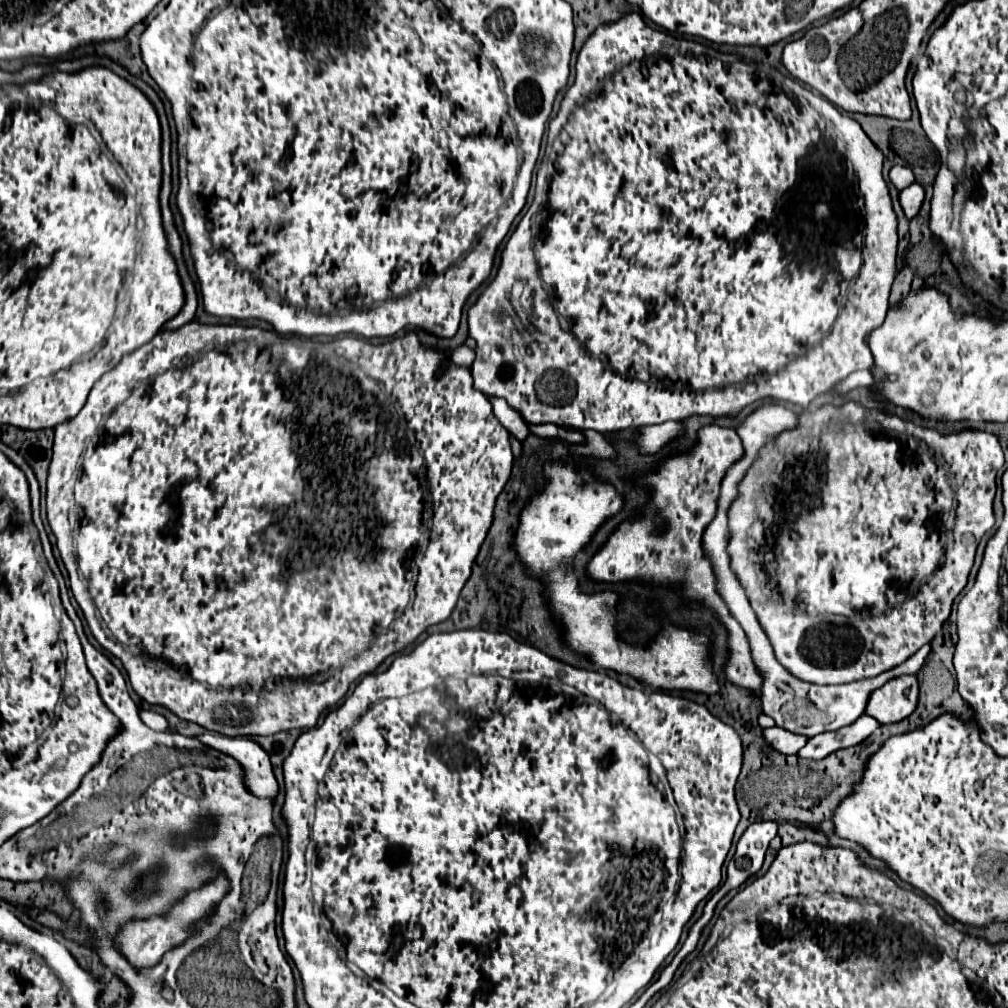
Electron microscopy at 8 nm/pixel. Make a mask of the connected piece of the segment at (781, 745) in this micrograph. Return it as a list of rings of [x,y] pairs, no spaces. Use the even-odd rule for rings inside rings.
[[[779,726],[765,728],[765,730],[763,730],[763,738],[765,738],[777,752],[781,752],[781,754],[797,754],[797,752],[805,746],[805,742],[807,742],[807,738],[801,738],[801,736],[797,736],[797,734],[785,732],[785,730],[781,730]]]

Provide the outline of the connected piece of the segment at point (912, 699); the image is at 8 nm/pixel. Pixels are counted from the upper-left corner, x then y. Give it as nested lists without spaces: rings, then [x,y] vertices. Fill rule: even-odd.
[[[899,676],[885,686],[871,692],[865,714],[873,716],[879,724],[893,724],[907,718],[917,706],[917,678]]]

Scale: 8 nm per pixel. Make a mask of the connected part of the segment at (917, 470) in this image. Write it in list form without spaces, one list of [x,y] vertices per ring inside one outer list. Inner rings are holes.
[[[853,400],[841,406],[825,404],[817,408],[817,412],[809,412],[809,410],[801,412],[797,416],[795,428],[781,432],[775,440],[770,440],[760,450],[757,460],[747,470],[745,478],[738,486],[737,499],[728,510],[730,538],[727,554],[731,558],[731,568],[737,574],[745,592],[749,594],[751,608],[757,614],[757,620],[773,646],[777,662],[791,676],[799,680],[805,680],[811,684],[843,684],[843,682],[879,676],[881,672],[891,670],[899,666],[901,662],[905,662],[923,644],[929,644],[933,636],[941,630],[943,622],[949,618],[953,600],[967,586],[979,540],[995,524],[995,516],[993,516],[993,496],[997,488],[995,476],[1001,466],[1003,466],[1001,444],[995,434],[989,434],[983,430],[965,428],[955,434],[941,434],[935,428],[916,425],[895,414],[889,414],[885,410],[865,408]],[[865,434],[867,434],[867,440],[861,438]],[[925,442],[929,442],[933,450],[927,448]],[[957,490],[965,490],[965,506],[959,504]],[[953,516],[955,516],[955,524],[951,528],[953,538],[949,546],[945,546],[941,544],[941,526],[943,526],[943,534],[947,534],[947,522],[953,520]],[[767,578],[771,578],[771,586],[775,586],[775,590],[771,592],[767,590],[767,584],[769,584]],[[801,608],[805,608],[805,614],[799,614]]]

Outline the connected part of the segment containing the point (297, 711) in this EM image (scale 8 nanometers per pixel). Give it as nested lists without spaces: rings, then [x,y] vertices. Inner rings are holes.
[[[189,322],[189,324],[185,324],[185,326],[177,328],[177,330],[161,330],[161,332],[157,332],[147,344],[143,344],[135,352],[123,356],[121,362],[115,368],[111,368],[107,374],[103,374],[103,378],[93,386],[93,390],[91,390],[85,406],[81,408],[81,412],[77,416],[73,416],[71,420],[67,420],[67,422],[63,422],[63,424],[59,424],[55,428],[53,460],[49,464],[46,482],[47,520],[51,524],[51,530],[53,530],[55,538],[57,538],[57,548],[61,552],[63,564],[67,568],[70,589],[75,600],[79,602],[85,618],[87,618],[87,624],[89,624],[95,640],[107,652],[111,652],[113,656],[117,656],[123,662],[123,666],[125,666],[125,670],[129,674],[129,682],[131,682],[133,690],[143,700],[147,700],[149,704],[165,706],[165,708],[173,710],[179,718],[195,722],[195,724],[201,724],[203,728],[219,732],[219,734],[225,734],[225,736],[255,736],[255,734],[271,736],[271,734],[293,730],[293,728],[309,730],[309,728],[313,728],[317,724],[317,720],[319,720],[319,716],[321,716],[321,712],[325,708],[337,704],[347,694],[347,690],[349,690],[353,680],[357,680],[359,676],[375,672],[383,664],[385,658],[405,650],[429,626],[439,624],[439,622],[443,622],[443,620],[447,620],[451,616],[451,612],[453,612],[453,608],[455,608],[455,604],[459,600],[459,592],[465,586],[467,578],[471,576],[471,566],[473,566],[475,556],[477,556],[477,552],[479,552],[479,548],[481,548],[481,544],[483,544],[483,540],[487,536],[487,530],[491,526],[495,500],[497,500],[499,492],[503,490],[505,482],[509,480],[511,466],[513,466],[513,452],[511,452],[511,444],[509,444],[509,432],[493,416],[493,410],[491,410],[491,404],[489,404],[487,396],[473,388],[471,370],[469,368],[459,368],[459,366],[449,362],[449,370],[443,376],[437,376],[437,368],[439,368],[439,362],[443,358],[445,356],[441,352],[431,350],[431,348],[423,348],[419,344],[415,332],[409,332],[403,338],[395,338],[395,340],[389,340],[389,342],[383,342],[383,344],[379,345],[369,344],[368,340],[353,336],[345,336],[344,338],[333,340],[333,342],[327,342],[327,344],[323,344],[323,342],[315,342],[313,344],[313,340],[309,340],[309,338],[283,338],[283,336],[275,336],[275,332],[265,332],[265,330],[259,330],[259,328],[245,328],[245,326],[233,326],[233,324],[231,326],[223,326],[223,324]],[[309,362],[313,362],[313,374],[305,374],[305,368],[309,366]],[[319,376],[321,376],[321,390],[313,388],[313,382],[317,382]],[[421,450],[423,450],[423,456],[425,456],[427,478],[425,478],[425,470],[423,470]],[[427,532],[429,532],[429,544],[427,544],[427,550],[423,552],[419,574],[417,574],[417,560],[421,556],[421,548],[425,544]],[[67,550],[71,552],[73,564],[75,564],[71,568],[67,566]],[[413,586],[415,586],[415,600],[409,604],[411,588]]]

